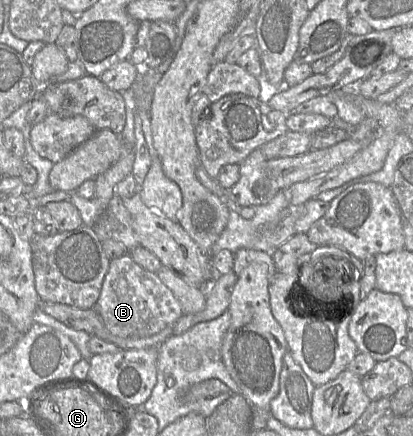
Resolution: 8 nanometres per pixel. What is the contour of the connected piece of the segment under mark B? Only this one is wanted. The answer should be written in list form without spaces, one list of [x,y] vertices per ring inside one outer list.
[[[128,253],[110,261],[101,293],[93,309],[100,315],[109,332],[120,337],[154,335],[167,326],[173,326],[183,315],[179,301],[157,274],[136,264]]]

